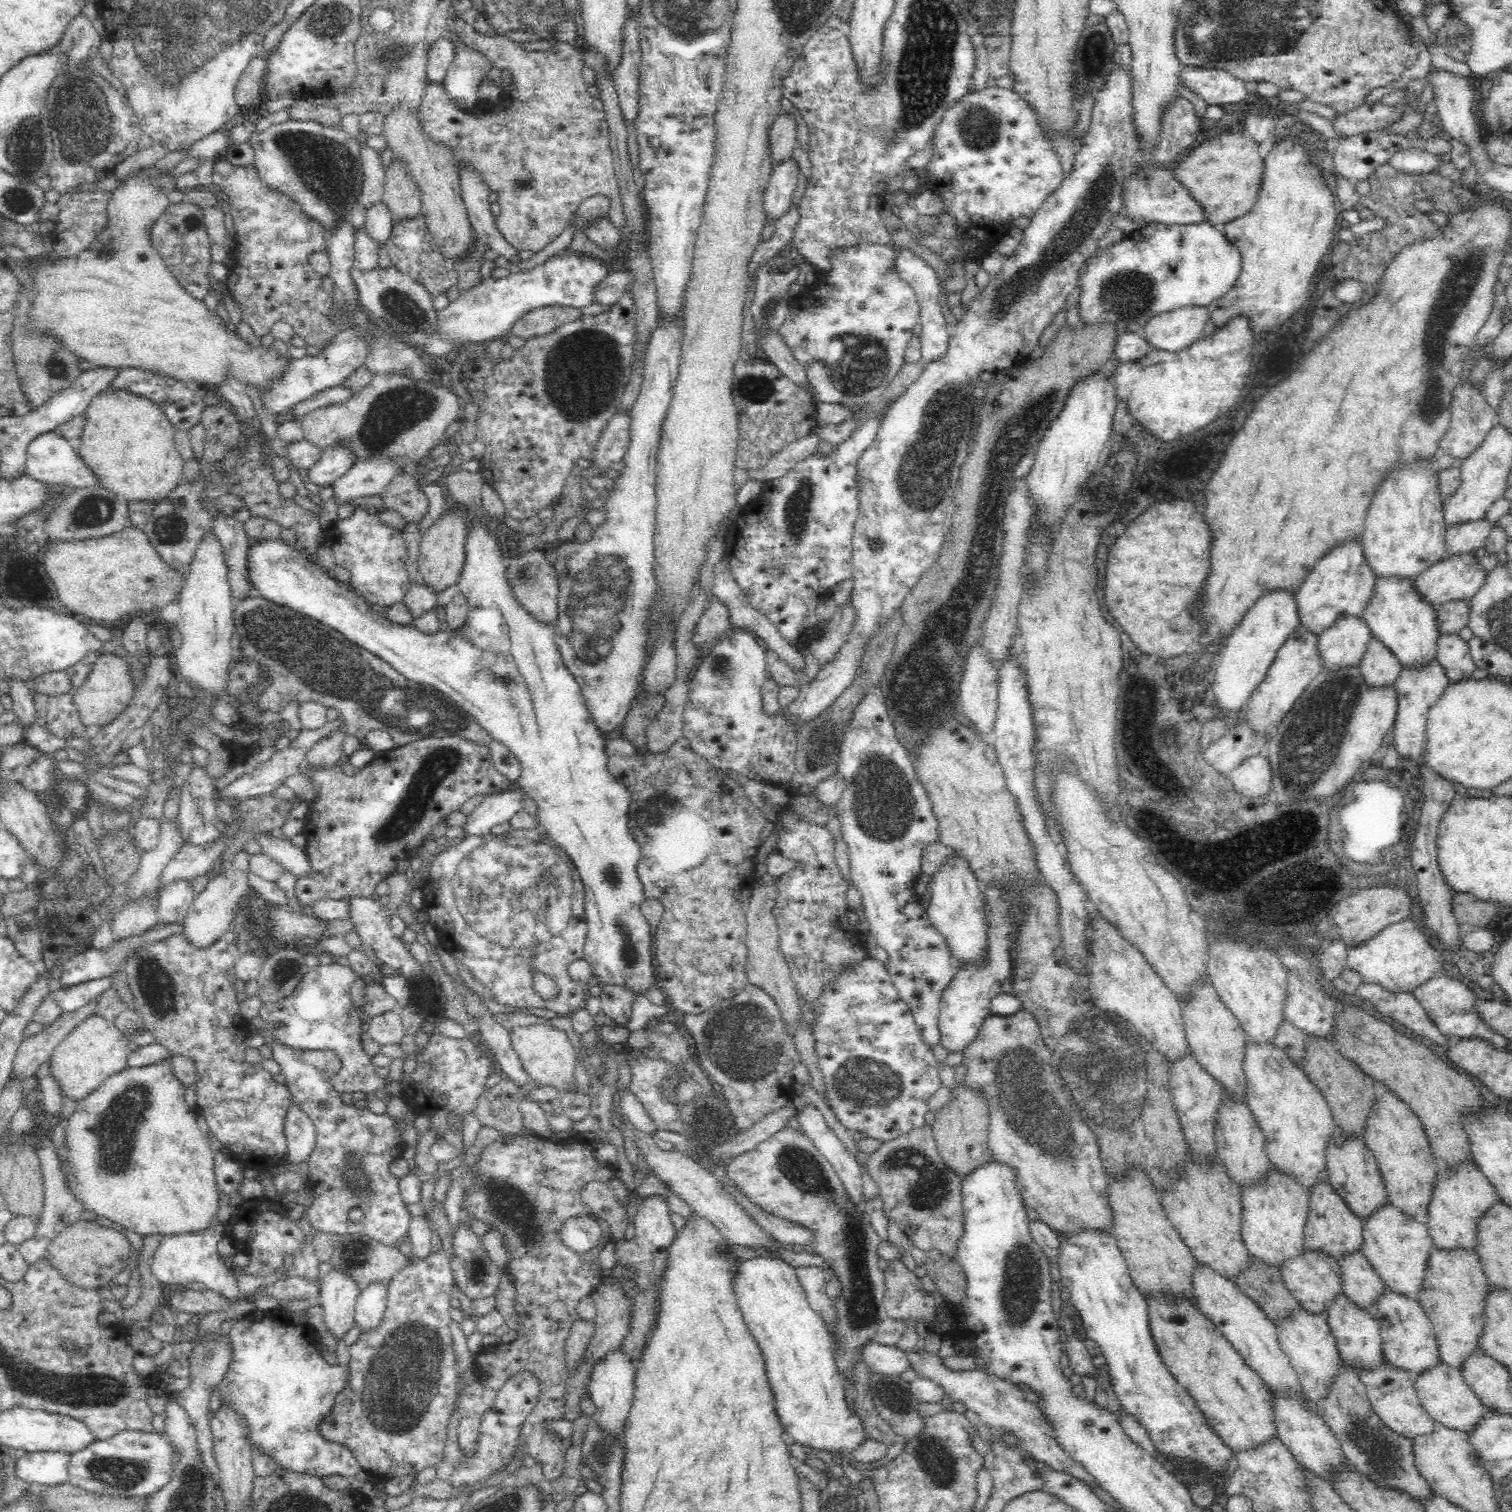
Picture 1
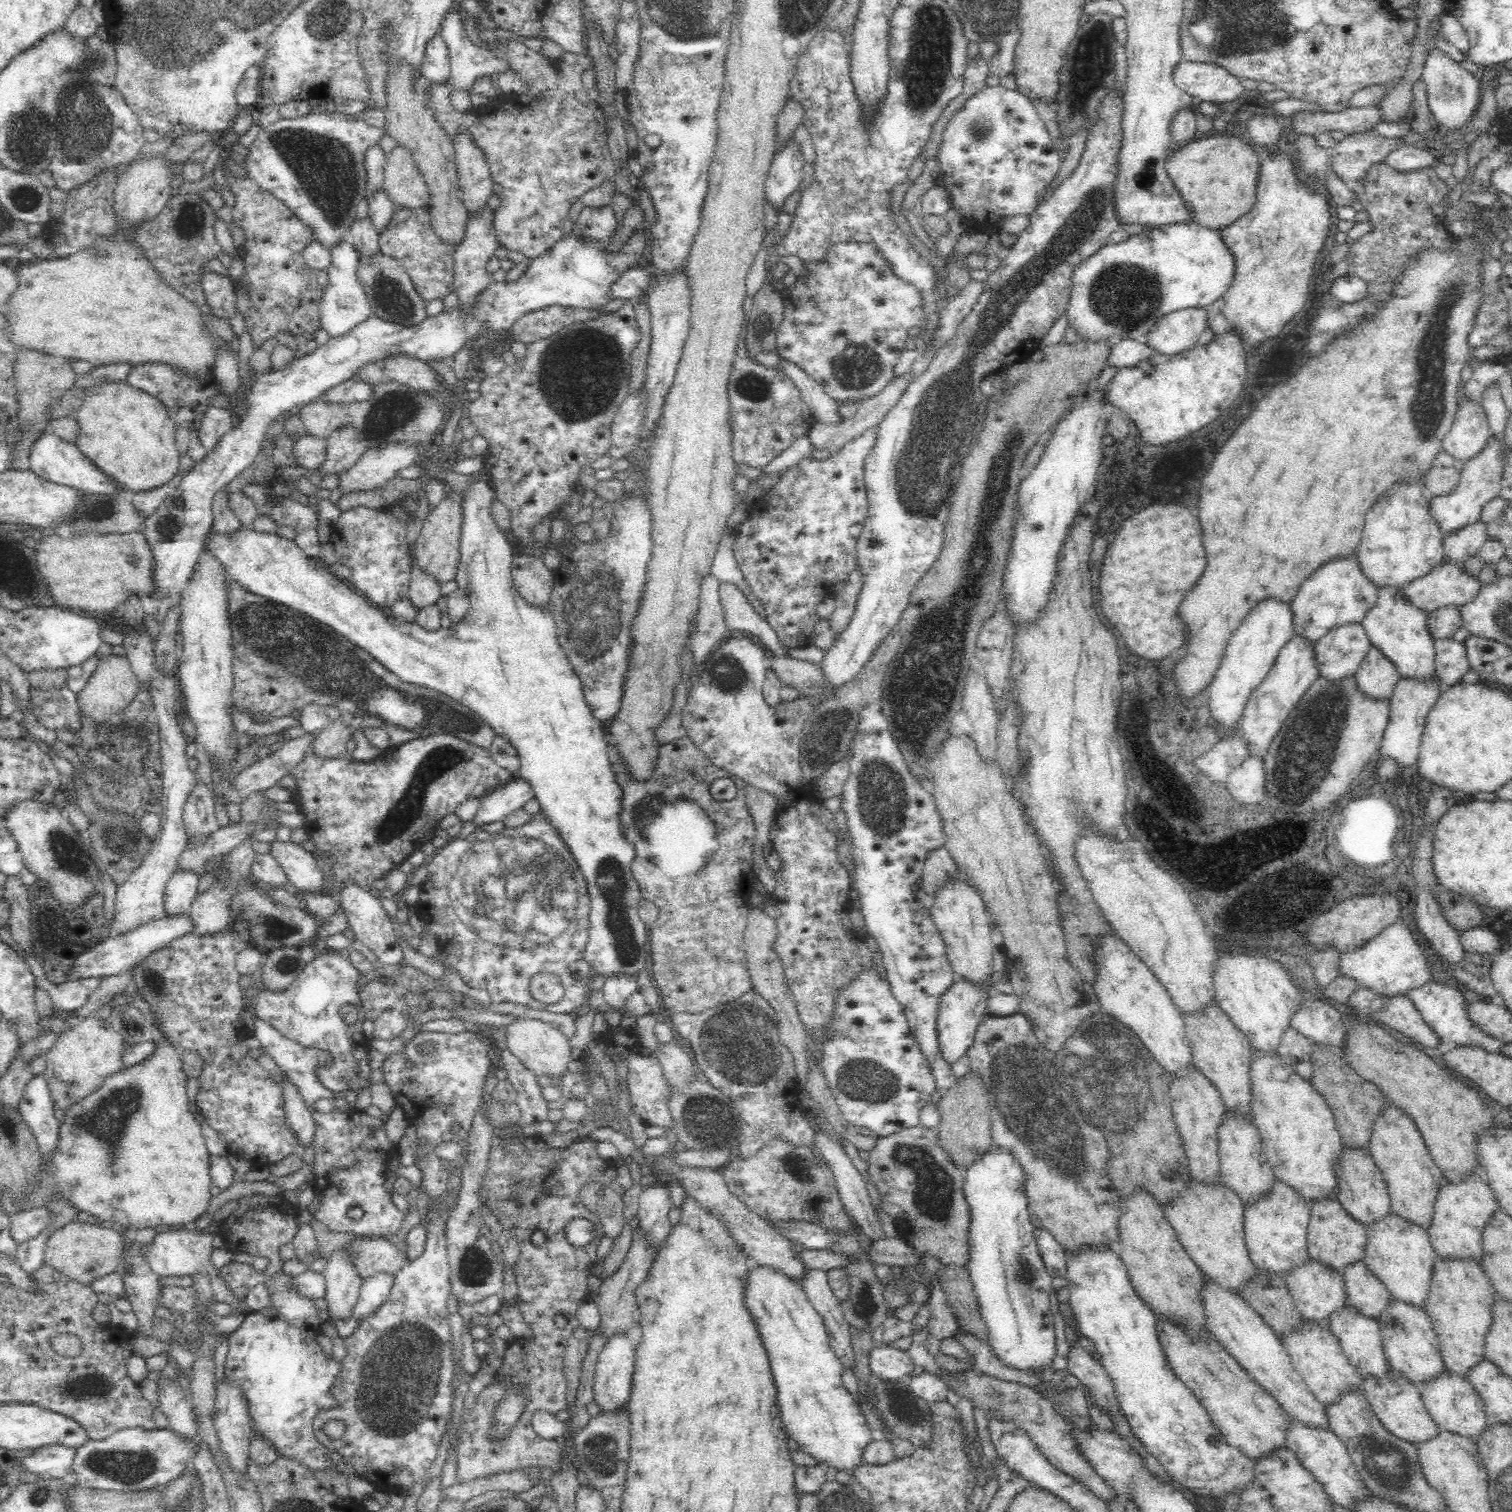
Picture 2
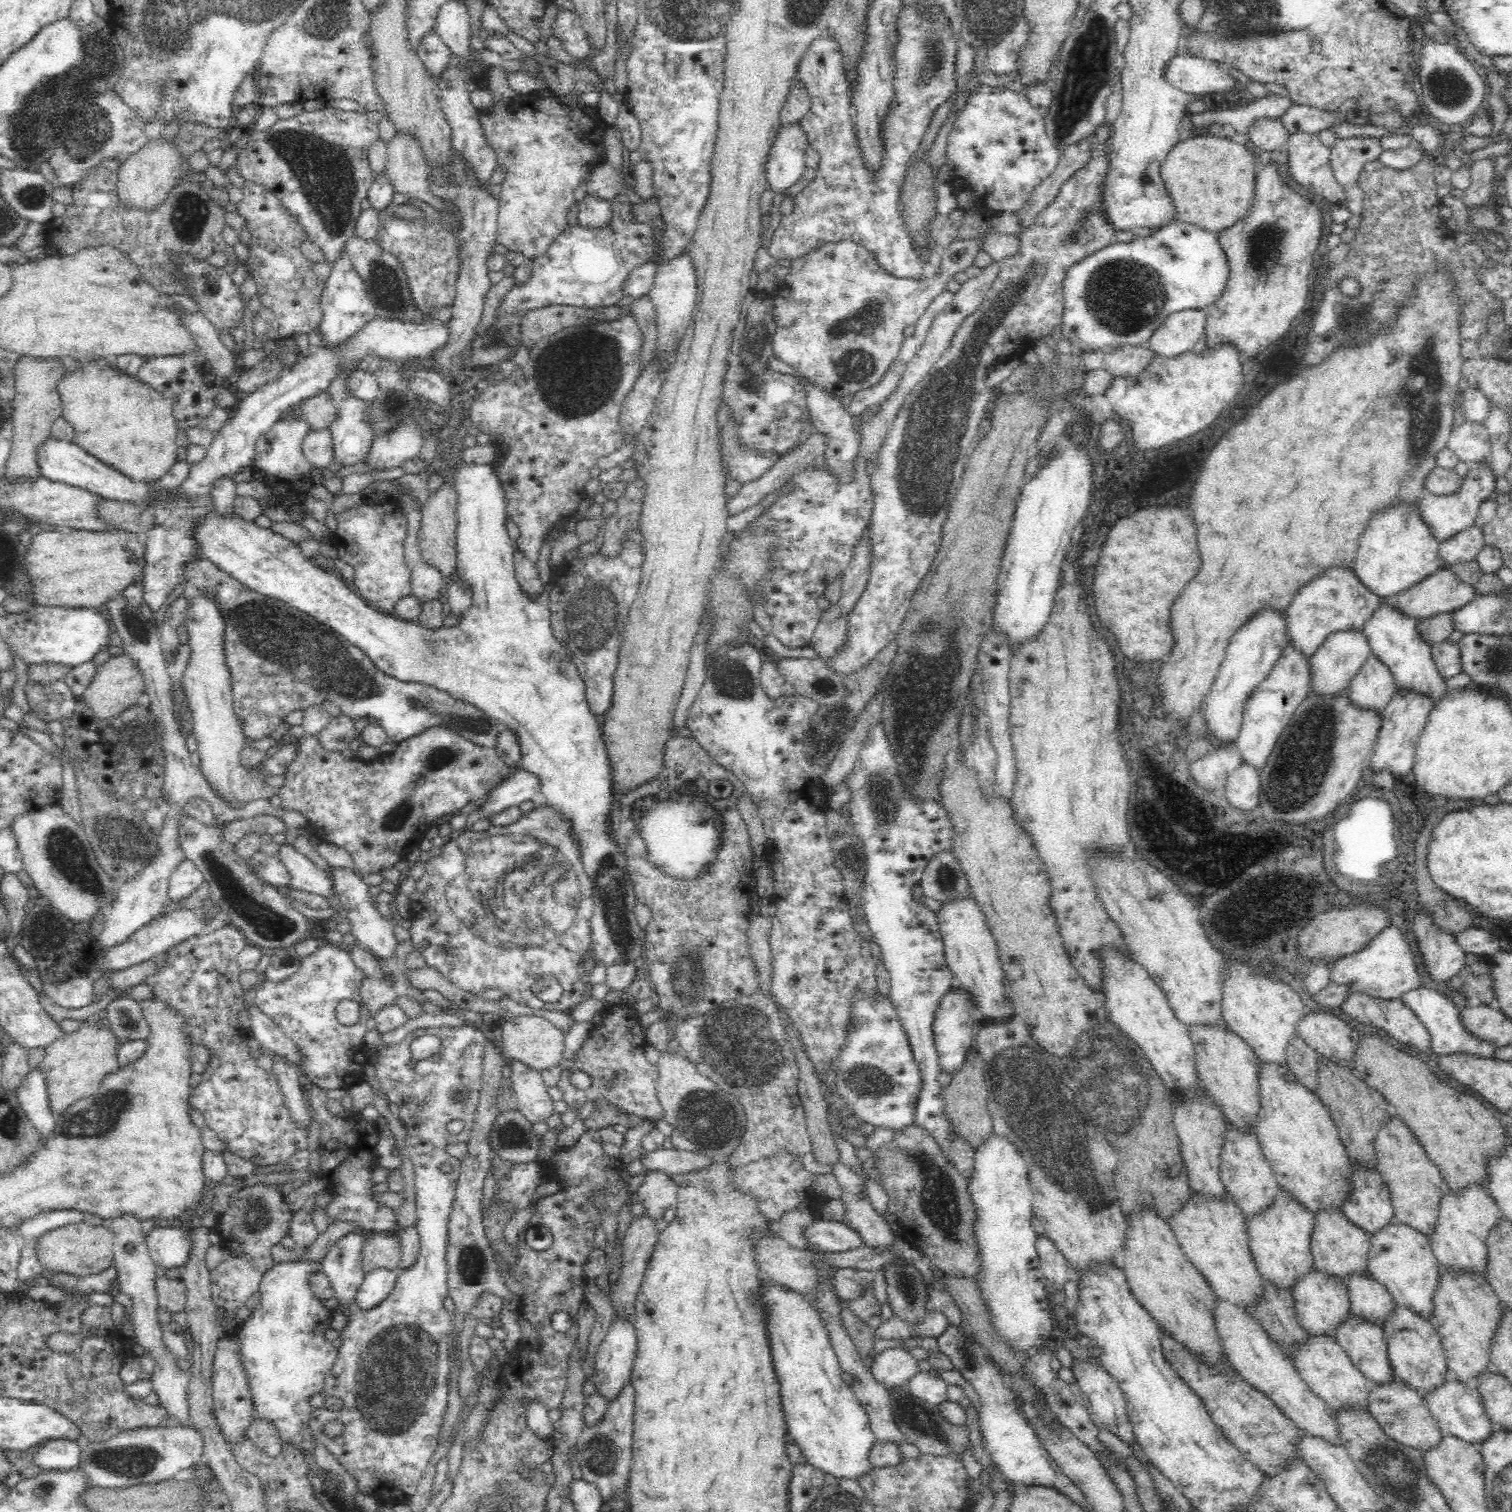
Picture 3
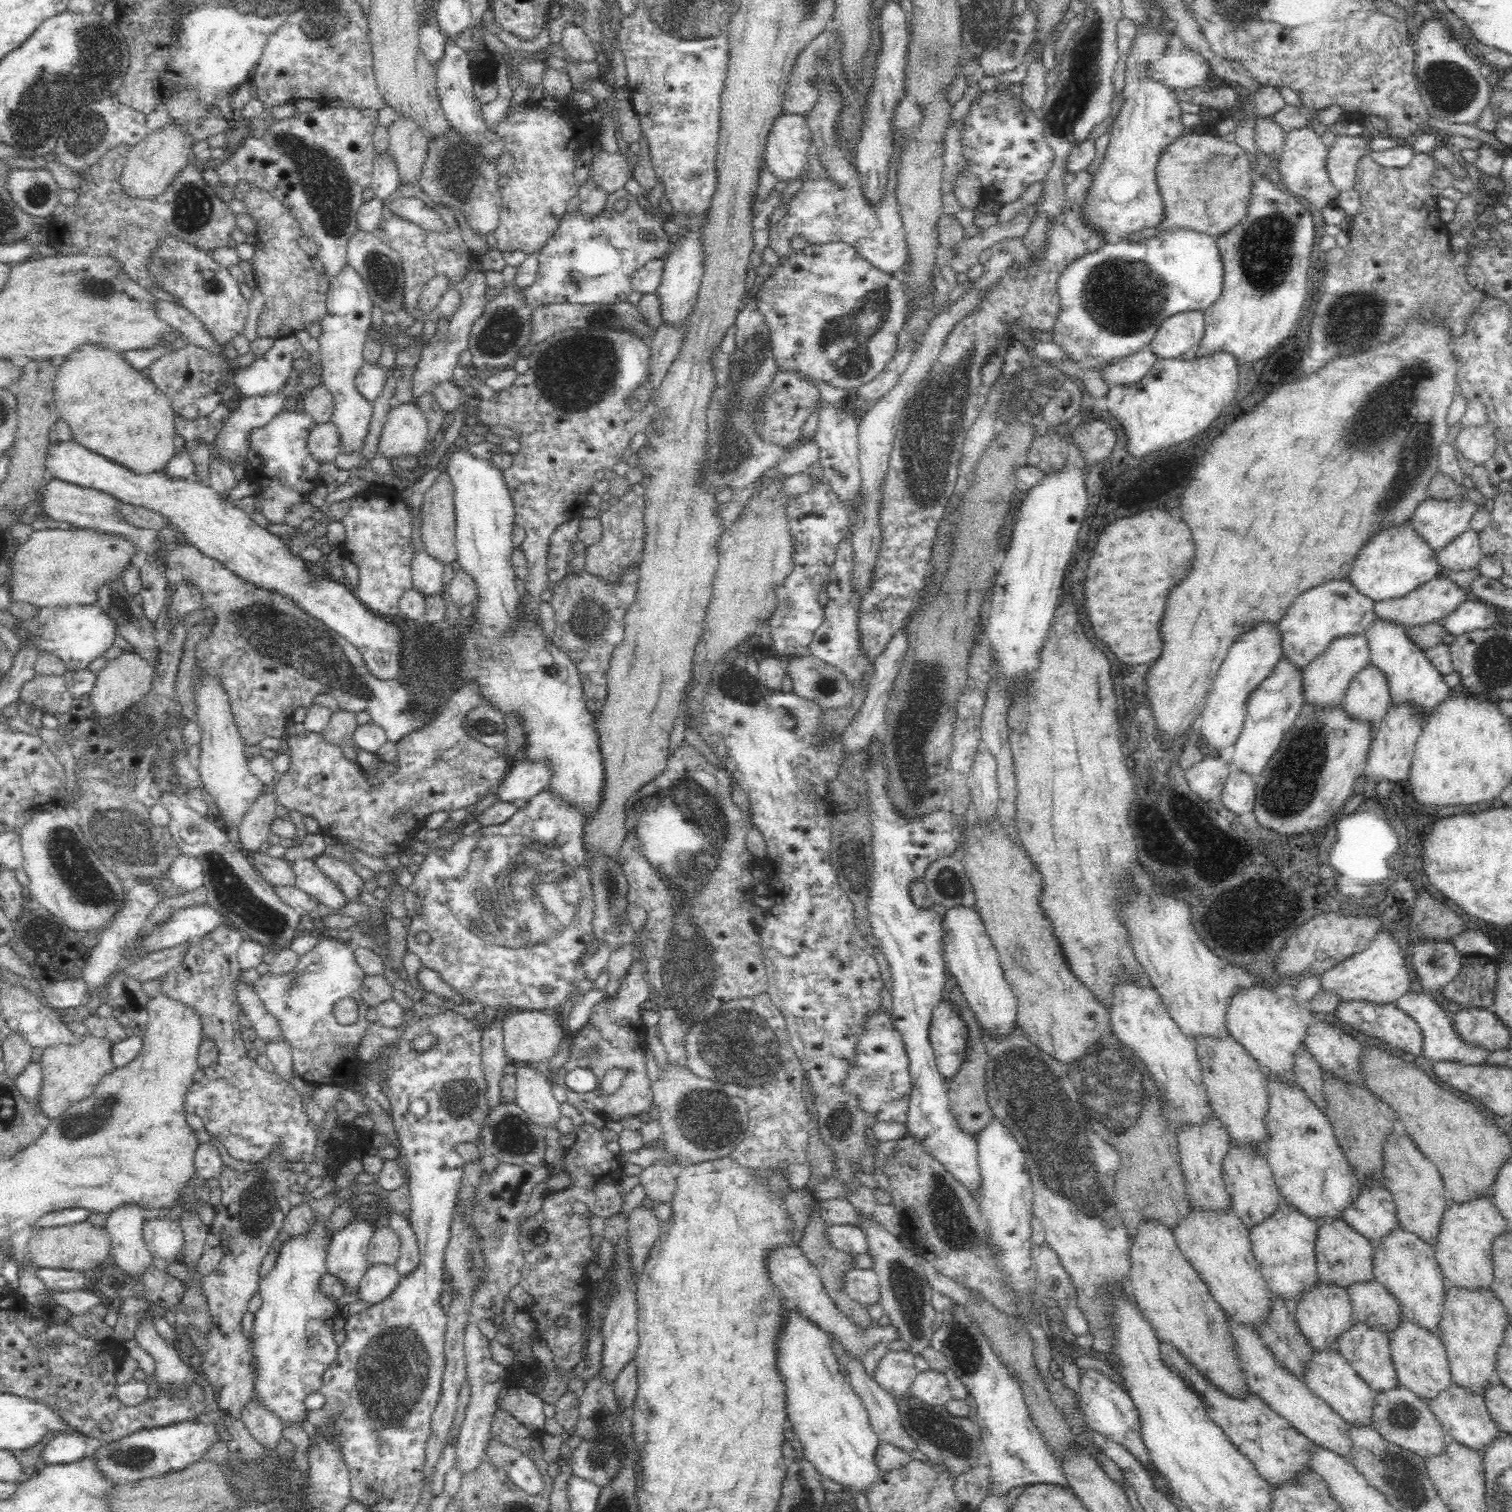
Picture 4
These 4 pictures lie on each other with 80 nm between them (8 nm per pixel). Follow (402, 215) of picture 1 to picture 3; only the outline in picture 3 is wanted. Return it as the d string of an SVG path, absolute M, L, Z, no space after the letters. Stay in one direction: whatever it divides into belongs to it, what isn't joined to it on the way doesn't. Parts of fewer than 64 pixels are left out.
M399 132L387 144L387 159L383 175L395 194L411 202L425 202L440 210L442 200L434 195L428 183L428 168L423 162L415 140Z

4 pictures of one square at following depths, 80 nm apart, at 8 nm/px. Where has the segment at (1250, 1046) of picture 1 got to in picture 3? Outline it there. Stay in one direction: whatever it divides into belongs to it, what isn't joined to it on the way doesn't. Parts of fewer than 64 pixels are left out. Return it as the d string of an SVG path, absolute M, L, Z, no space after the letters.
M1258 1059L1257 1064L1257 1093L1259 1096L1259 1111L1255 1114L1255 1121L1253 1122L1254 1132L1258 1137L1258 1140L1261 1144L1261 1152L1263 1153L1265 1161L1272 1167L1273 1173L1275 1174L1275 1179L1277 1180L1278 1186L1282 1189L1286 1189L1287 1192L1294 1194L1294 1197L1302 1203L1302 1205L1306 1205L1306 1208L1310 1209L1310 1211L1316 1212L1319 1208L1322 1207L1340 1207L1341 1203L1344 1202L1344 1198L1348 1196L1349 1190L1349 1164L1350 1159L1347 1156L1347 1152L1345 1151L1344 1145L1340 1140L1338 1134L1338 1127L1336 1123L1332 1120L1330 1116L1330 1111L1328 1107L1324 1103L1322 1103L1322 1099L1320 1099L1320 1095L1312 1089L1306 1087L1306 1085L1300 1083L1300 1079L1292 1073L1290 1068L1288 1068L1285 1064L1277 1064L1277 1062L1265 1062L1264 1060Z

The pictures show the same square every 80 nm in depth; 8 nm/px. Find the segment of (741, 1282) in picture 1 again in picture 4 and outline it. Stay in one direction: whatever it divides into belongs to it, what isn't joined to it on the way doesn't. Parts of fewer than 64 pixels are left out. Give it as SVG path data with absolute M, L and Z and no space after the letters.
M783 1300L785 1311L781 1316L777 1335L774 1340L775 1366L781 1382L786 1387L786 1413L795 1439L800 1440L804 1455L821 1476L836 1481L849 1490L864 1493L865 1490L882 1476L874 1463L874 1452L879 1446L876 1433L869 1422L868 1412L864 1409L861 1399L854 1393L846 1374L840 1372L840 1363L834 1354L831 1338L820 1325L814 1323L802 1313L798 1305Z

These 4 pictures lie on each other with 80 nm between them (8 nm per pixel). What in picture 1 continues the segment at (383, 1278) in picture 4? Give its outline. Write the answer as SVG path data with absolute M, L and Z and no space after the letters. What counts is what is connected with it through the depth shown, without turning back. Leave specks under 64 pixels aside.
M379 1282L368 1286L358 1295L355 1304L356 1326L361 1332L376 1330L384 1322L387 1306L387 1287Z

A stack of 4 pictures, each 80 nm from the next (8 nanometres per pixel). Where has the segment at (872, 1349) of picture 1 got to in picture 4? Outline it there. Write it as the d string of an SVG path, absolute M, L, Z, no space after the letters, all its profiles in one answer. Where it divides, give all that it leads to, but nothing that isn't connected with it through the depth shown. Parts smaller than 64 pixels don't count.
M889 1350L876 1364L874 1377L883 1390L894 1398L910 1396L909 1384L919 1373L914 1365L914 1353L902 1350Z

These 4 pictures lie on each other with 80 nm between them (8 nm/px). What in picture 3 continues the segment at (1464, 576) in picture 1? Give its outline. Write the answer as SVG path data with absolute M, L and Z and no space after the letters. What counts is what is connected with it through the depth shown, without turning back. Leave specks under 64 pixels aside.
M1444 565L1436 570L1436 572L1432 572L1424 580L1420 580L1416 584L1410 585L1408 588L1388 596L1388 603L1394 603L1396 608L1406 611L1408 615L1414 615L1418 620L1422 620L1436 613L1454 611L1468 604L1468 602L1474 600L1478 595L1479 592L1476 590L1475 584L1464 582L1458 574L1454 574L1450 570L1450 566Z

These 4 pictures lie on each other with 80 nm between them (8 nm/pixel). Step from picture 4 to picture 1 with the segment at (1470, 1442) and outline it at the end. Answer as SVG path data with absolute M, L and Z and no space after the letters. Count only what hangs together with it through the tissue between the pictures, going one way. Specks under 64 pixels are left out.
M1442 1360L1422 1369L1422 1372L1413 1376L1413 1385L1420 1405L1432 1418L1432 1421L1449 1426L1449 1428L1469 1433L1470 1430L1474 1430L1474 1426L1478 1424L1478 1420L1486 1411L1476 1394L1466 1384L1461 1367L1454 1367L1454 1365L1446 1364Z

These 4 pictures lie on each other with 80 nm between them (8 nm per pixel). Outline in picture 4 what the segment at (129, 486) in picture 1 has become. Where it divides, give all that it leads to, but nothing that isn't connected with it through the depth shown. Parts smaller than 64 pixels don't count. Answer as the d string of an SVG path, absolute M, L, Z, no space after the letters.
M83 347L66 357L58 367L54 380L54 400L62 420L65 420L73 433L73 440L94 453L110 460L110 463L126 468L134 475L154 475L166 471L168 464L177 453L174 446L176 415L170 399L158 392L157 386L150 382L144 372L136 372L126 364L118 352L110 352L102 347Z

